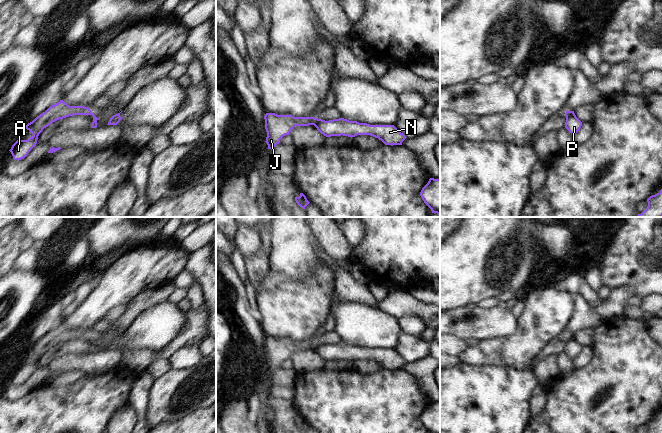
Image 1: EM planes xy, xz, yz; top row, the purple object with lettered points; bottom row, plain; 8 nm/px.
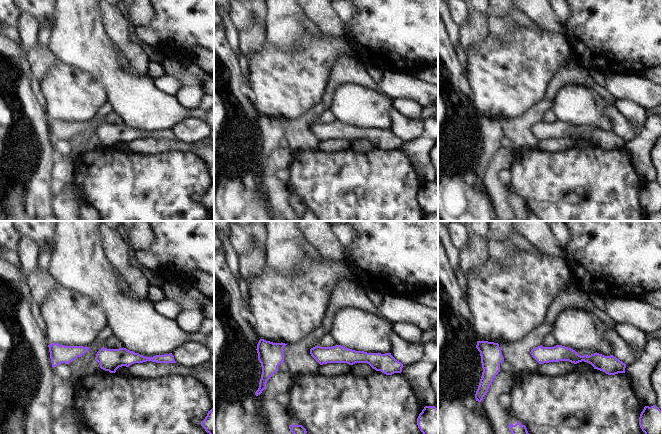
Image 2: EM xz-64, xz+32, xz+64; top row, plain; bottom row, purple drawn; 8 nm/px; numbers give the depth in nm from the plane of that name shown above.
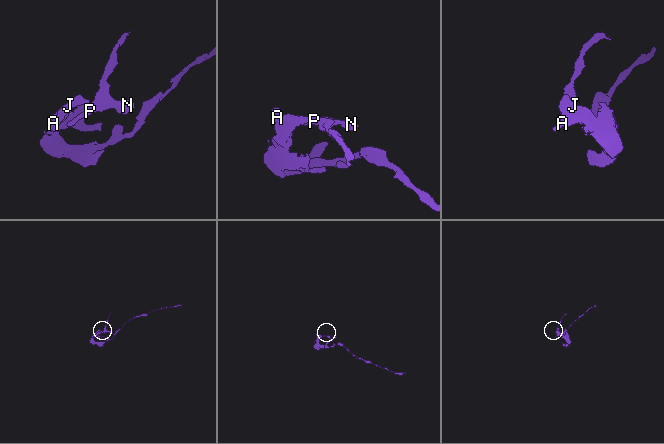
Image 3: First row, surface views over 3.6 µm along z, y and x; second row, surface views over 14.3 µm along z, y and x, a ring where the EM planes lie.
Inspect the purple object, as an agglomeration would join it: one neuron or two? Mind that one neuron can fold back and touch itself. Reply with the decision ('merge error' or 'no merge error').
merge error

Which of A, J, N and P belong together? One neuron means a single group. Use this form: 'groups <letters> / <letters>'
groups A J / N P

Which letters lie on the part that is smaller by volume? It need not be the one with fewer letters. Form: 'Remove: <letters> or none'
Remove: N, P

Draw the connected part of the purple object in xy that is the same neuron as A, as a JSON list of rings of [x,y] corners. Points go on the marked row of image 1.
[[[63,100],[50,106],[45,112],[37,116],[32,122],[26,125],[33,136],[28,140],[17,140],[9,150],[14,160],[25,158],[31,149],[37,144],[39,134],[44,128],[53,122],[74,115],[92,115],[90,108],[85,106],[69,106]]]

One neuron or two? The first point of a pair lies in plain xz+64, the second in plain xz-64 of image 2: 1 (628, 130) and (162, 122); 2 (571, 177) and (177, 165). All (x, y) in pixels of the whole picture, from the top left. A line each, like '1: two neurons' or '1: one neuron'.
1: two neurons
2: one neuron

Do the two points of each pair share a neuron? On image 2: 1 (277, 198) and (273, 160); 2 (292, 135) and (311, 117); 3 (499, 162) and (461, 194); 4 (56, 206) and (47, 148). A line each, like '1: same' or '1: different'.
1: same
2: same
3: different
4: same

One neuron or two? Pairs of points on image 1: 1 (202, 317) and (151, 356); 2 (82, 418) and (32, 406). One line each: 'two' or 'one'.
1: one
2: one

